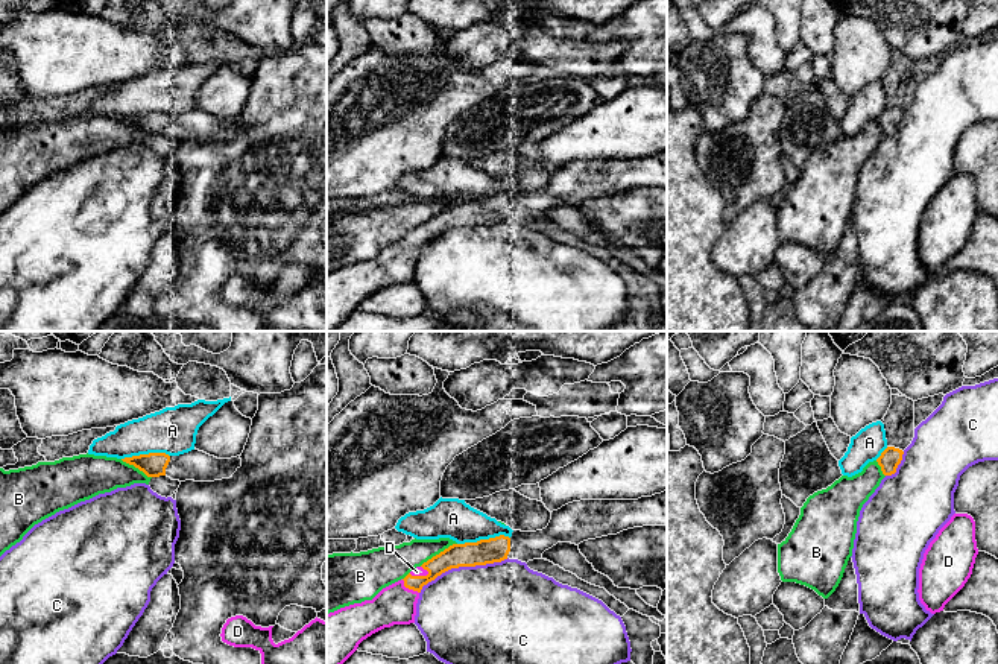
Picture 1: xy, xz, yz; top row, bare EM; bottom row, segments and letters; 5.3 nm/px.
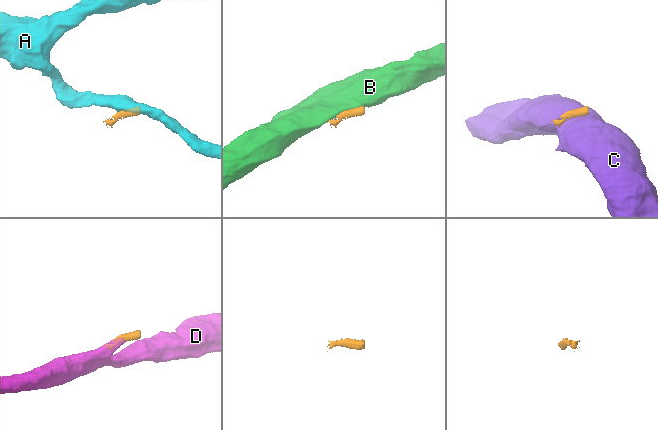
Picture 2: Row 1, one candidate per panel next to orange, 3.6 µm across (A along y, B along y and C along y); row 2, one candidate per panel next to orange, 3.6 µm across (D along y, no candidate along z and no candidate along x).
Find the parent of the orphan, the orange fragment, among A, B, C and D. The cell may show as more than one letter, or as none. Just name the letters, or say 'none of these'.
D

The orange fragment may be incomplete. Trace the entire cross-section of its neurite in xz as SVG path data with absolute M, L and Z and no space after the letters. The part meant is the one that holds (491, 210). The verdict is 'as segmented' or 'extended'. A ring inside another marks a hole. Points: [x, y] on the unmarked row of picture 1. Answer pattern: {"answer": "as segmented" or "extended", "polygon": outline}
{"answer": "extended", "polygon": "M667 150L638 160L580 160L562 166L551 172L548 185L536 191L513 190L512 196L495 196L477 202L453 204L433 216L421 226L413 228L404 239L383 248L372 260L354 263L327 274L327 331L334 331L372 293L393 284L415 283L416 263L424 245L434 240L442 232L459 226L475 226L504 219L529 222L541 219L542 213L557 202L579 205L583 201L643 185L667 185Z"}

